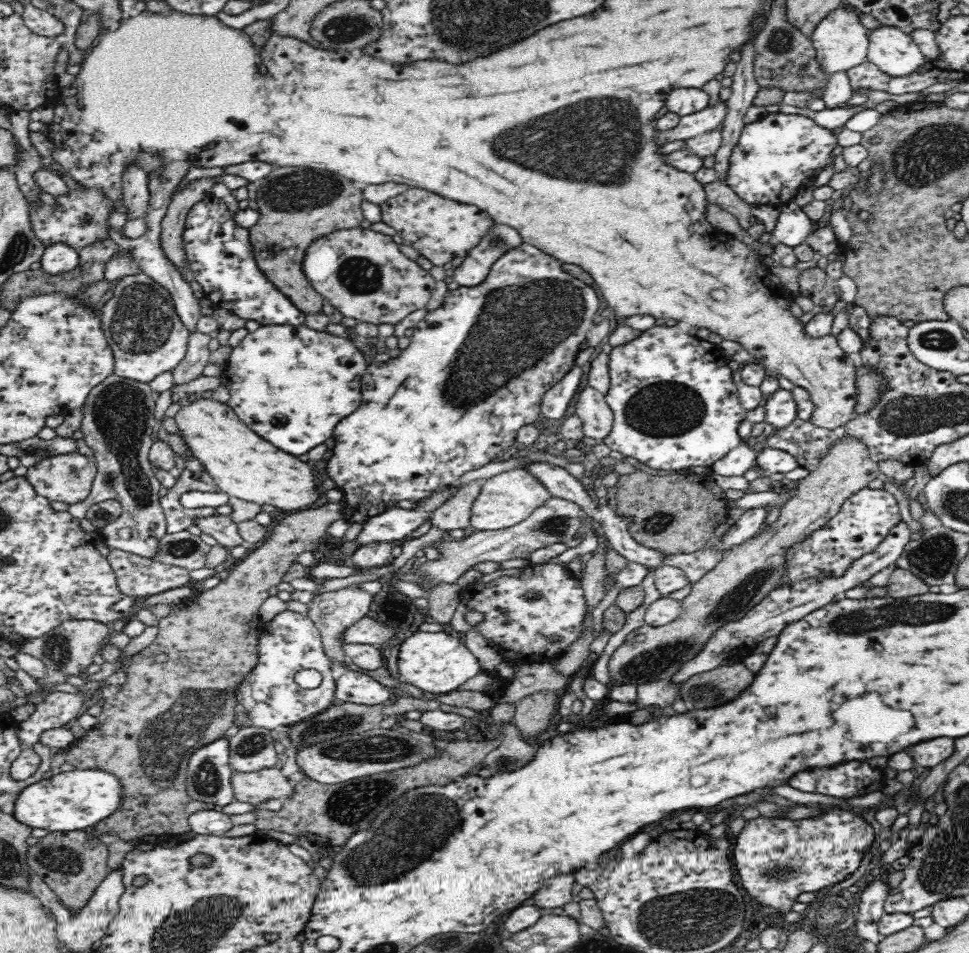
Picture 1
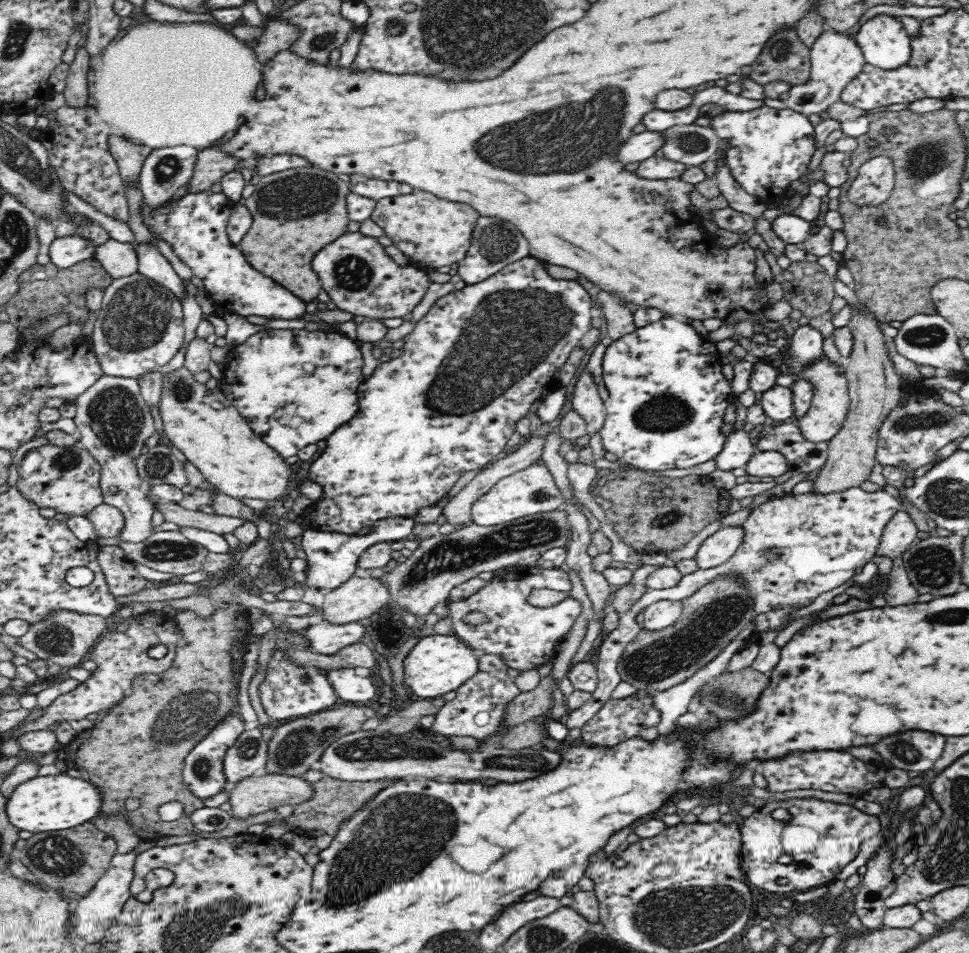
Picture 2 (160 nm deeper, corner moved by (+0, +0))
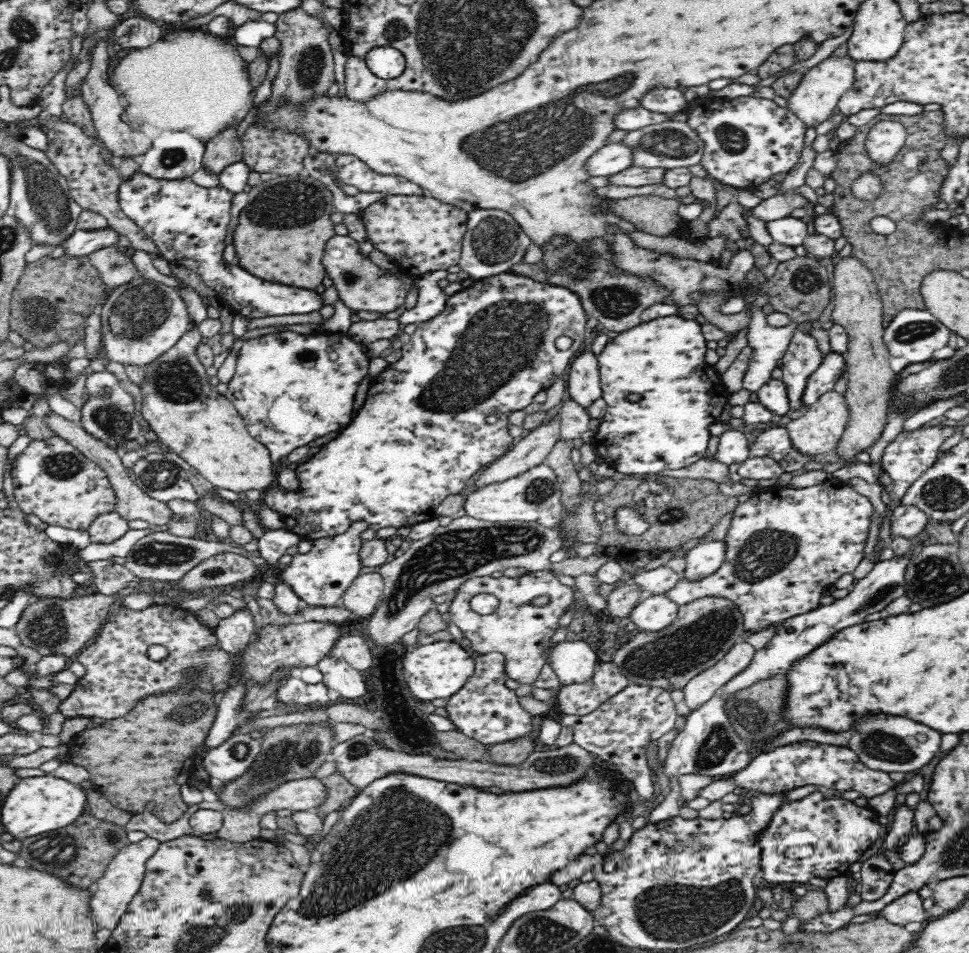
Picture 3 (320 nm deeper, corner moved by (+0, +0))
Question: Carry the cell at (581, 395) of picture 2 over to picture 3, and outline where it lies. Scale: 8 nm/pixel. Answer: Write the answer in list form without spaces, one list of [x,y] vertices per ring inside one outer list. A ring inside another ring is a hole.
[[[594,351],[581,353],[570,364],[567,386],[571,399],[586,409],[602,396],[599,365]]]

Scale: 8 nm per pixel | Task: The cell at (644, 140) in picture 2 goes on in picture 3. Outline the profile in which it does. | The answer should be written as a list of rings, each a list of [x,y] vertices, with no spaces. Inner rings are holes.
[[[613,143],[598,148],[586,162],[584,170],[590,176],[612,176],[632,164],[632,150],[622,143]]]

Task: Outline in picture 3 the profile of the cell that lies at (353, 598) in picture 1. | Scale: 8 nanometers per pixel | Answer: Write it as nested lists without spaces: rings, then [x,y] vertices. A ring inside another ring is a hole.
[[[380,573],[359,574],[346,589],[340,602],[350,610],[353,619],[365,620],[380,604],[384,587]]]

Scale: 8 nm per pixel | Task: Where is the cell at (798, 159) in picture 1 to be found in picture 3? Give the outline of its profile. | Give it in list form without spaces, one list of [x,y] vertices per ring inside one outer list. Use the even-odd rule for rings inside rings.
[[[702,96],[685,105],[683,111],[687,116],[686,125],[702,139],[703,150],[699,164],[707,174],[724,185],[751,190],[762,182],[768,182],[772,174],[788,173],[800,158],[806,125],[787,106],[778,106],[773,100],[755,96],[716,100]]]

